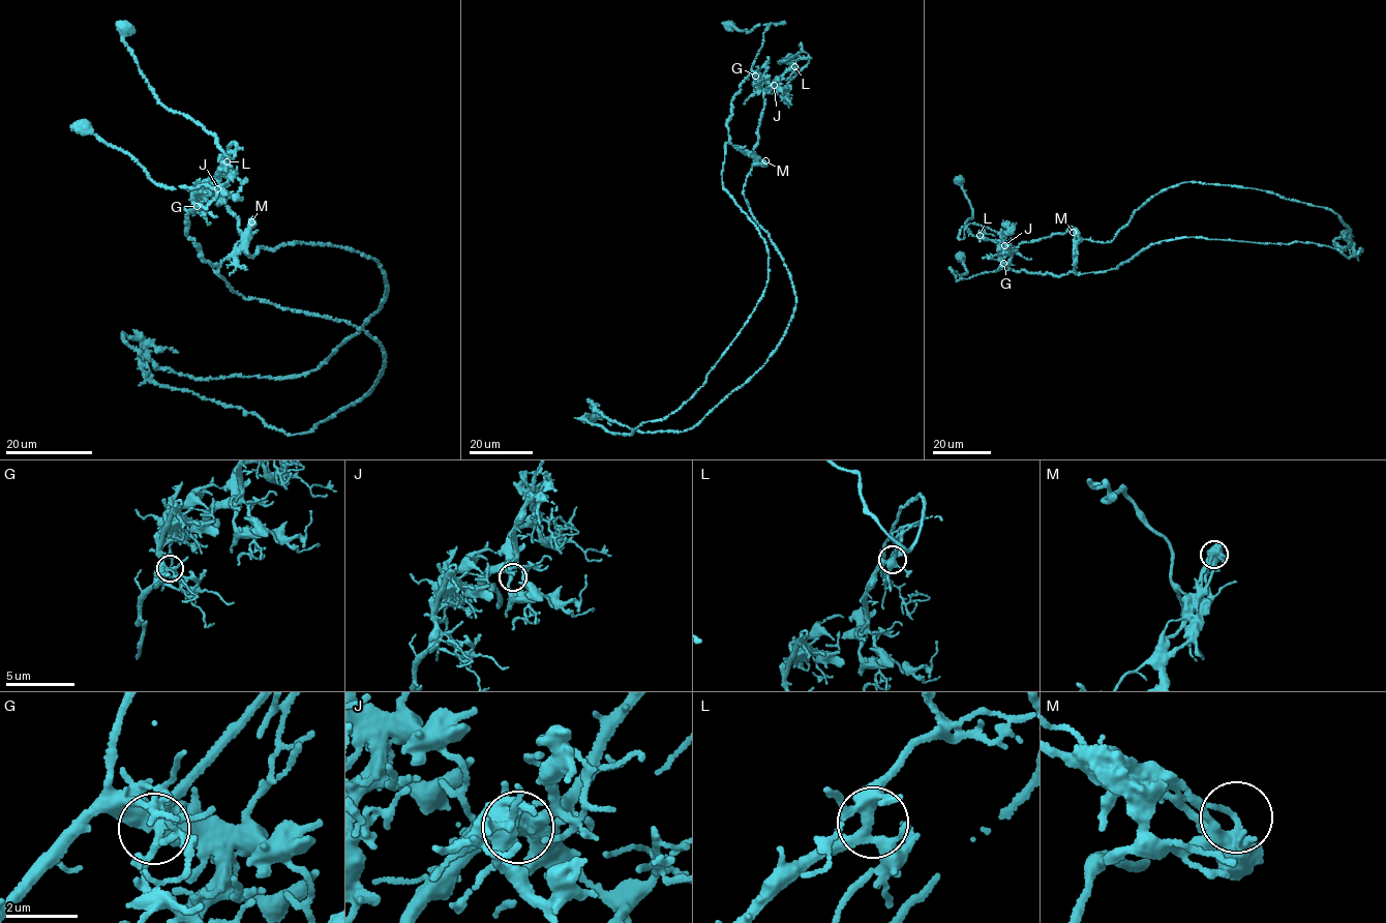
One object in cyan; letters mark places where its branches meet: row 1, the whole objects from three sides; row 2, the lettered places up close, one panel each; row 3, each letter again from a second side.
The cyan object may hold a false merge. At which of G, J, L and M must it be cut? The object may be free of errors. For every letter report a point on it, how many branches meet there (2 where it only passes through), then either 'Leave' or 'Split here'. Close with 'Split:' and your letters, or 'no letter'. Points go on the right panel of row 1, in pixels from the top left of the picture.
G: Place: (1003, 263). Branches: 5. Leave
J: Place: (1004, 245). Branches: 3. Leave
L: Place: (980, 235). Branches: 7. Leave
M: Place: (1073, 232). Branches: 1. Split here
Split: M

